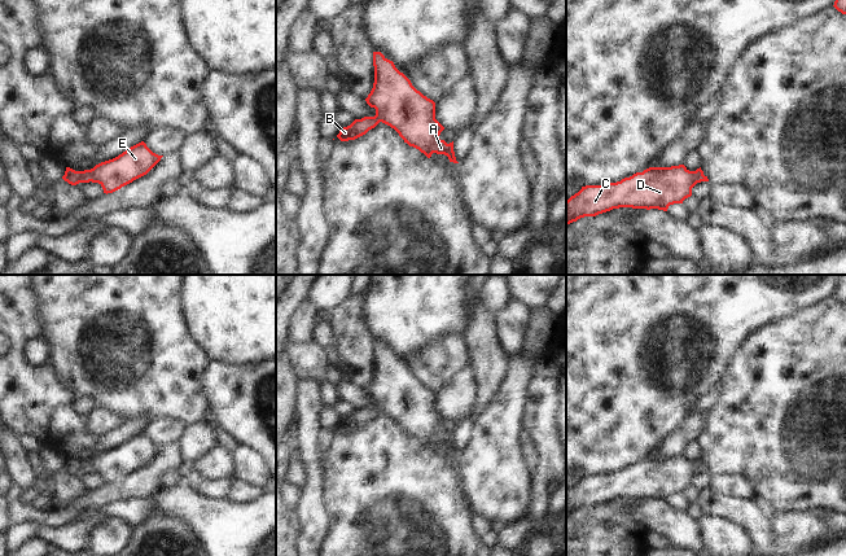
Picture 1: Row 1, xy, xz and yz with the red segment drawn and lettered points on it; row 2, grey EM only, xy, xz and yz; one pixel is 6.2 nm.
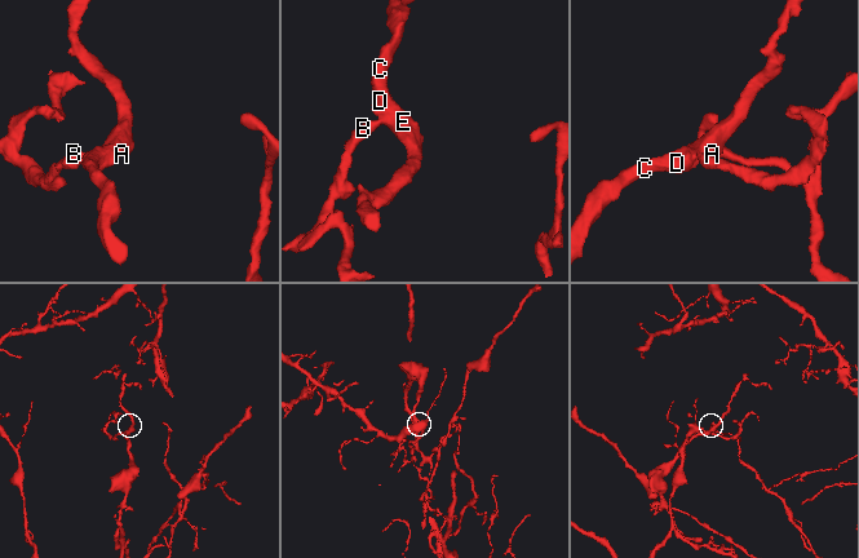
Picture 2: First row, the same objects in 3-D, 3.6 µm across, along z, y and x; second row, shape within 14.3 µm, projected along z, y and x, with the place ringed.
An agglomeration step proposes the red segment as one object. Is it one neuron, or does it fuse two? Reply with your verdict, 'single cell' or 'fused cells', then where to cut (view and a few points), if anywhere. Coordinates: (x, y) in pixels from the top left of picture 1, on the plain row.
single cell; cut none

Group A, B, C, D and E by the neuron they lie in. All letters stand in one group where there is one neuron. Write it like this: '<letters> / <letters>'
A B C D E

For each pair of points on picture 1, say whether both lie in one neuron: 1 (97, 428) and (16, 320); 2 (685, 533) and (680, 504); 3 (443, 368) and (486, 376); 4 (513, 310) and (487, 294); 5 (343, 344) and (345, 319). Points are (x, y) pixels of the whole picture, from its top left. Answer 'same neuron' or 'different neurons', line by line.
1: different neurons
2: different neurons
3: different neurons
4: different neurons
5: same neuron

